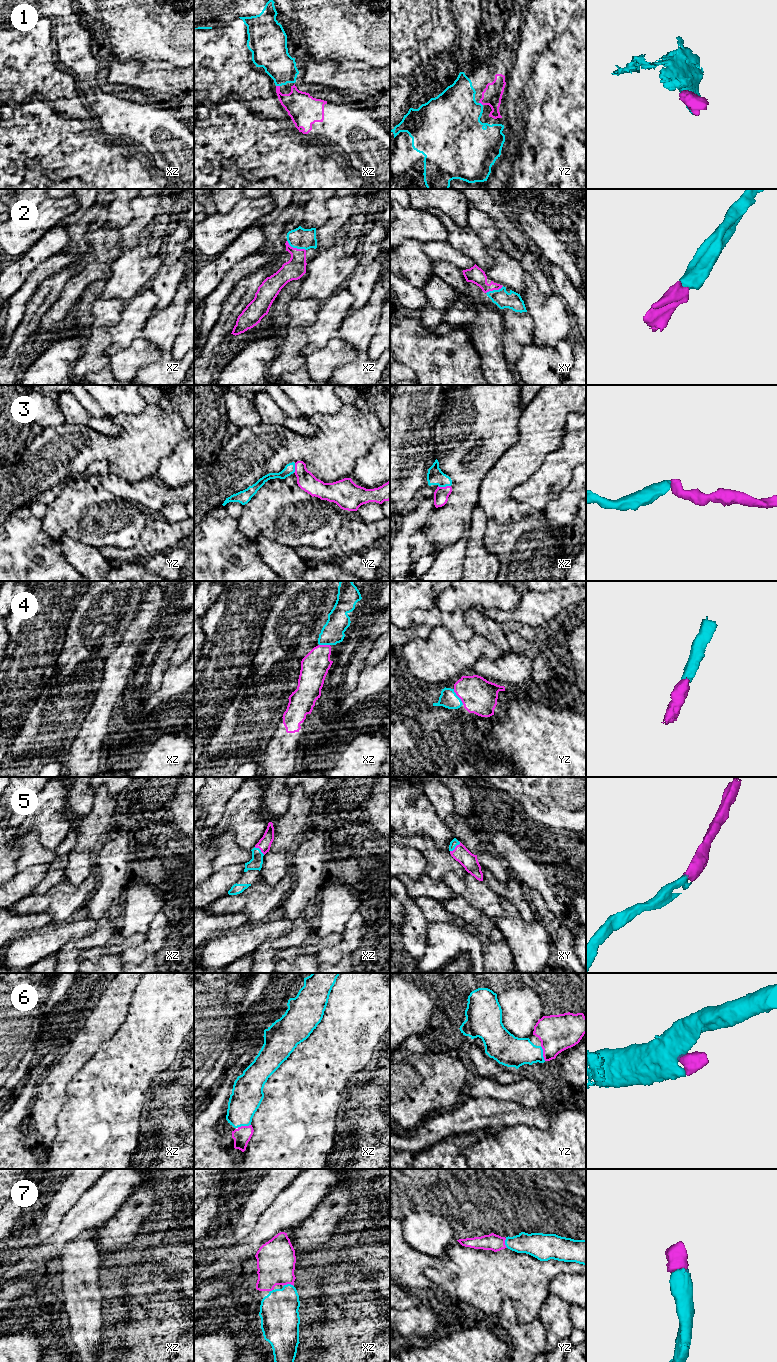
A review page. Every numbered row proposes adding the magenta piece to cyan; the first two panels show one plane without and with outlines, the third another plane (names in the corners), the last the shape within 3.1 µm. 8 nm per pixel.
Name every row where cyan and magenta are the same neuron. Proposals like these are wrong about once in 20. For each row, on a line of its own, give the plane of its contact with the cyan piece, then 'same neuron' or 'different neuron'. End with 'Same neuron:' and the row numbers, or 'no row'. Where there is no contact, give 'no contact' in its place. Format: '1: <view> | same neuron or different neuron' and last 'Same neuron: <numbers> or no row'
1: xz | same neuron
2: xz | same neuron
3: xz | same neuron
4: yz | same neuron
5: xy | same neuron
6: yz | same neuron
7: xz | same neuron
Same neuron: 1, 2, 3, 4, 5, 6, 7

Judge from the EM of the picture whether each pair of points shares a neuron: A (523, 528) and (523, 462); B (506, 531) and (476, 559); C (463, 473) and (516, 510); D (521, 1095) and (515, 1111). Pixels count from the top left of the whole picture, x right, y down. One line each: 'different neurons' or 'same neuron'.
A: same neuron
B: different neurons
C: different neurons
D: different neurons

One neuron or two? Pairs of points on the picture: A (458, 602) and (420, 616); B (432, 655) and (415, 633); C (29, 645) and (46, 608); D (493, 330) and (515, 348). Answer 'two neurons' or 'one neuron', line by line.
A: two neurons
B: two neurons
C: one neuron
D: two neurons

